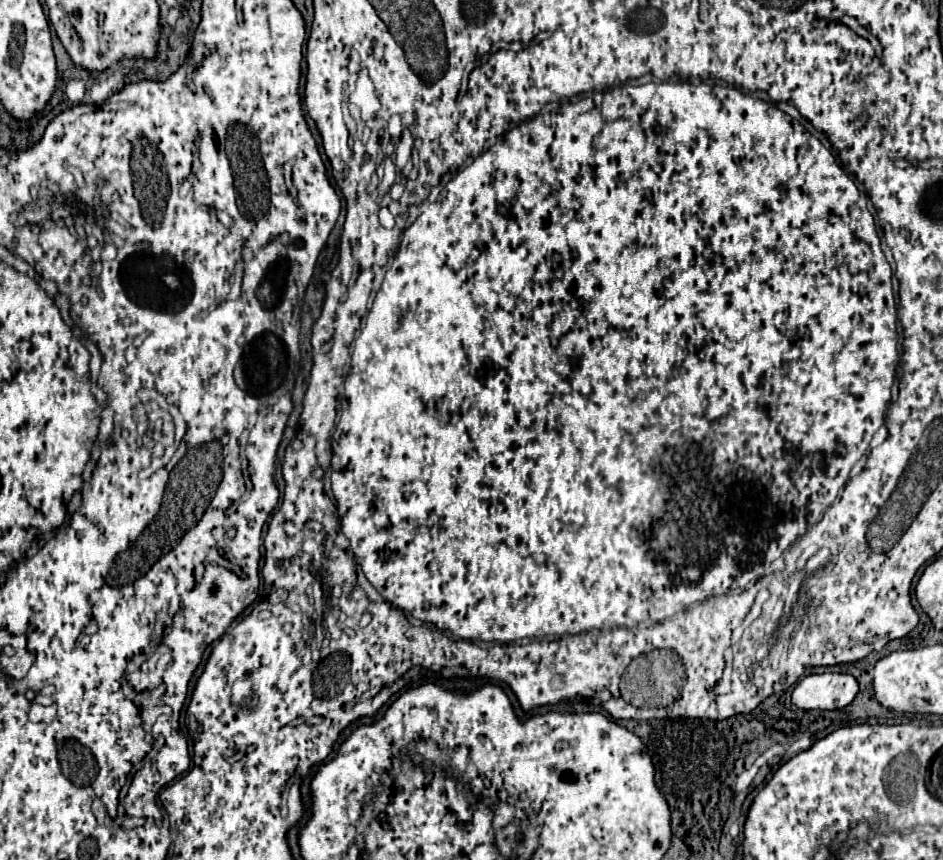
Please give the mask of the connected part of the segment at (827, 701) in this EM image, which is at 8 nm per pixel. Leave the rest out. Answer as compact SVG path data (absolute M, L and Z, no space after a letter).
M810 674L792 692L792 704L800 710L836 710L848 706L858 692L858 682L850 674Z

